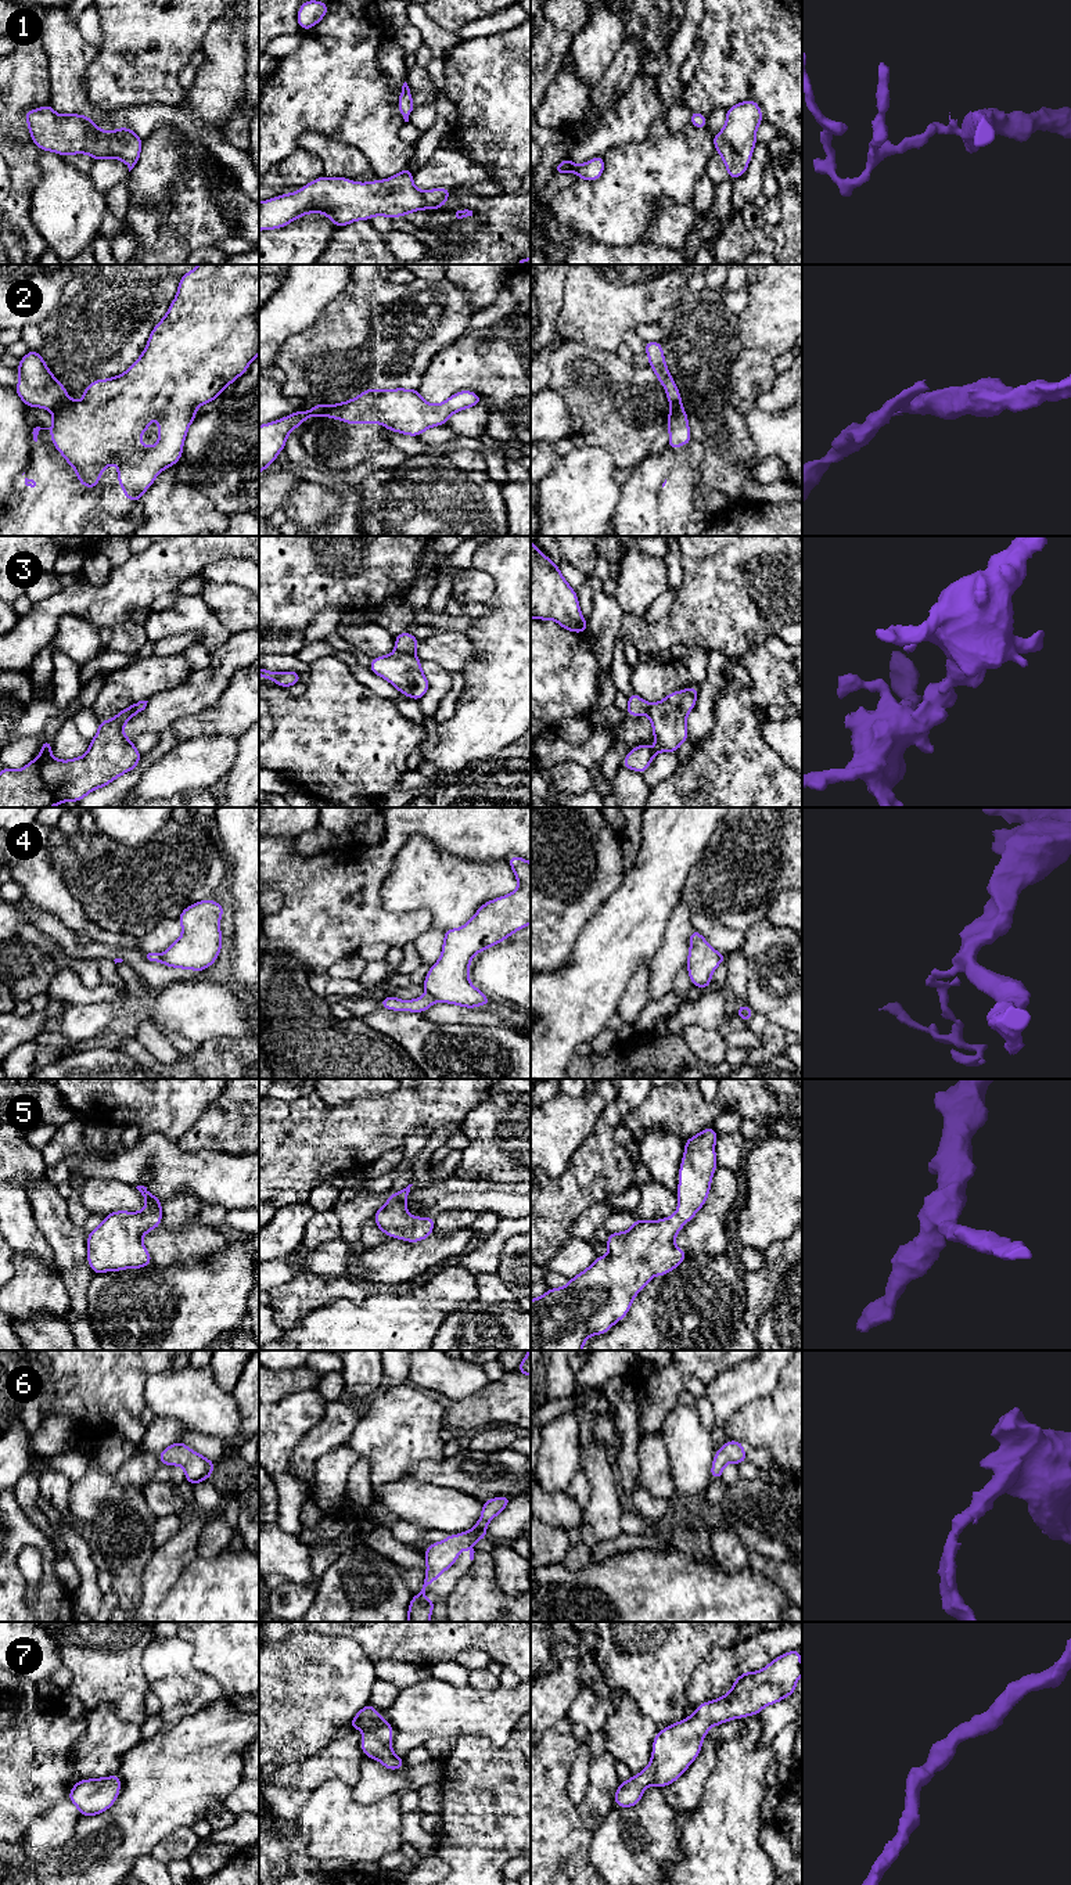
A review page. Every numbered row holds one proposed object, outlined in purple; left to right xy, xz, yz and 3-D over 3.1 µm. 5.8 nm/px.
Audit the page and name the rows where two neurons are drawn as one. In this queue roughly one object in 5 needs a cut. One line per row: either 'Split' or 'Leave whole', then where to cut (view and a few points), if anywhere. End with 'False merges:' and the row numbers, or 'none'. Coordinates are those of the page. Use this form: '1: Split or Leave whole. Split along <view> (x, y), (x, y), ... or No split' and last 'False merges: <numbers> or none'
1: Leave whole. No split
2: Split. Split along xy (67, 396), (51, 410)
3: Split. Split along xz (396, 650), (413, 654)
4: Split. Split along xz (428, 992), (435, 1000)
5: Leave whole. No split
6: Leave whole. No split
7: Leave whole. No split
False merges: 2, 3, 4

